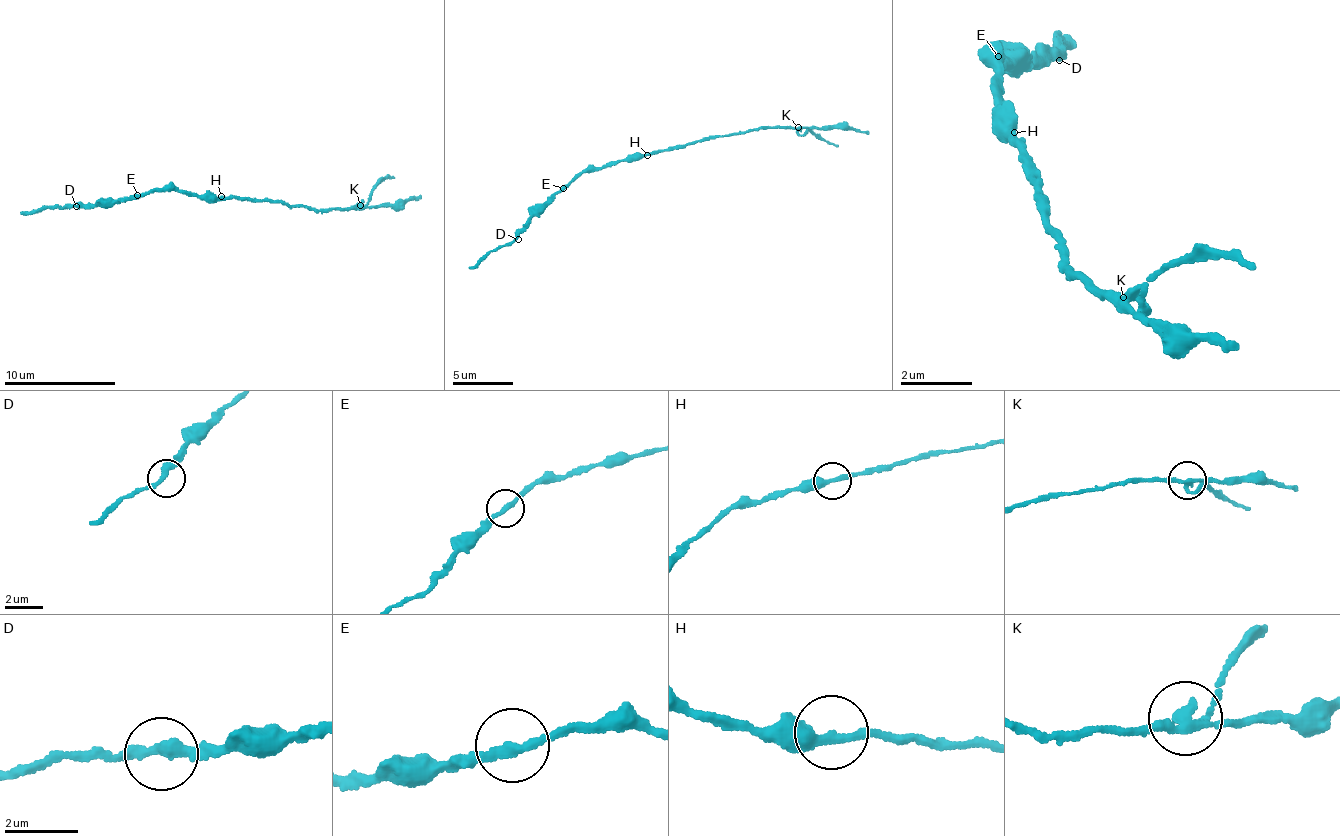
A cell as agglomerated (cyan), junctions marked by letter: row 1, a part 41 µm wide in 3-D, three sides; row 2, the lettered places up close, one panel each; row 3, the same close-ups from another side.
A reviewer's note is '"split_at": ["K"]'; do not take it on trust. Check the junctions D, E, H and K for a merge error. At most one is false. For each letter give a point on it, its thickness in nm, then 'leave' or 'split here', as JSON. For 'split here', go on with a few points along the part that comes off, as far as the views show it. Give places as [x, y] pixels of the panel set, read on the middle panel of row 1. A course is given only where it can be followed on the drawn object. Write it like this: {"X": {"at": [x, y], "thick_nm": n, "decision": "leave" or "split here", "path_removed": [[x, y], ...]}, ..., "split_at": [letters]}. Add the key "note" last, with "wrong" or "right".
{"D": {"at": [518, 239], "thick_nm": 300, "decision": "leave"}, "E": {"at": [563, 188], "thick_nm": 240, "decision": "leave"}, "H": {"at": [647, 155], "thick_nm": 280, "decision": "leave"}, "K": {"at": [798, 127], "thick_nm": 200, "decision": "split here", "path_removed": [[799, 128], [805, 131], [808, 128], [838, 146]]}, "split_at": ["K"], "note": "right"}

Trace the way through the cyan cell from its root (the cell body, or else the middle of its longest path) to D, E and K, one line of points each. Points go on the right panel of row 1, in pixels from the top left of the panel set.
D: (1006, 142), (1011, 130), (992, 118), (997, 69), (980, 52), (1000, 60), (991, 53), (1014, 46), (1059, 60)
E: (1006, 142), (1011, 130), (992, 118), (996, 90), (990, 86), (997, 69), (980, 52), (998, 56)
K: (1006, 142), (1038, 162), (1045, 219), (1064, 231), (1060, 259), (1114, 303), (1126, 295)

